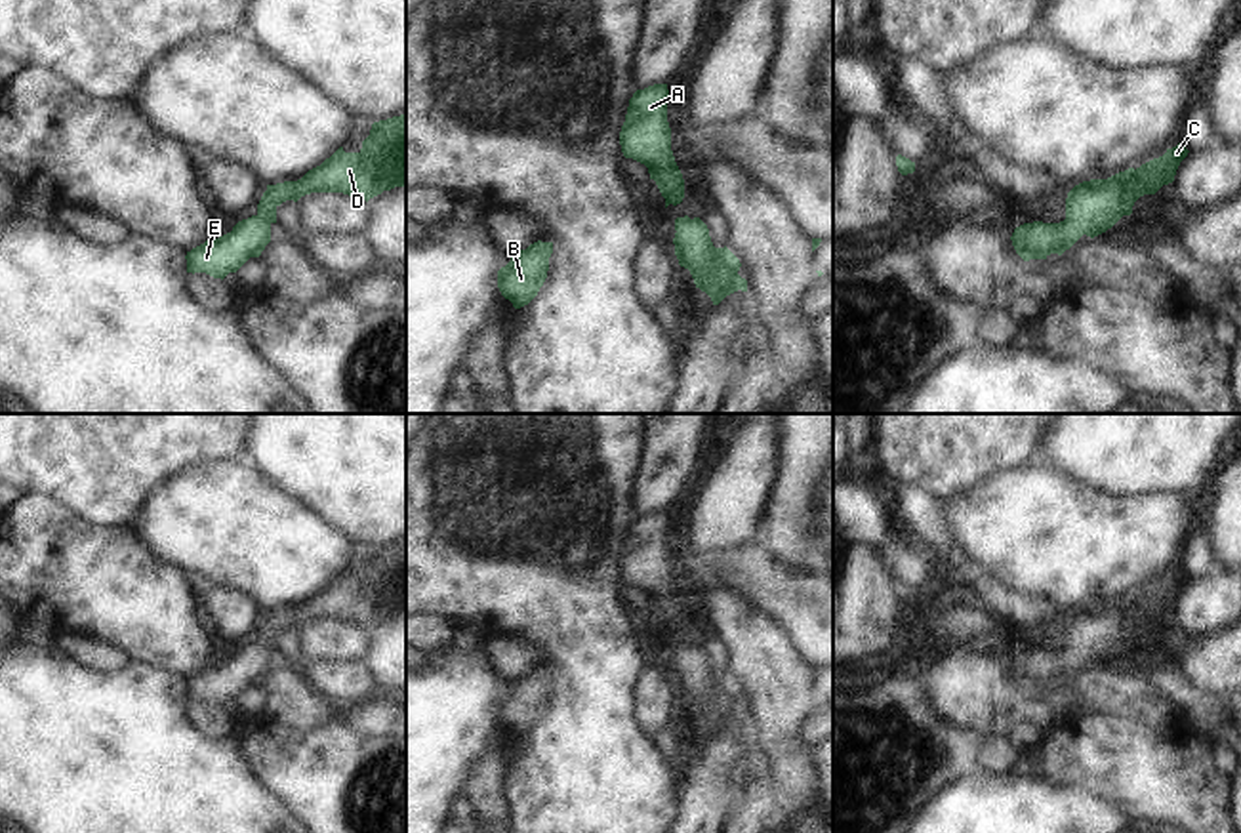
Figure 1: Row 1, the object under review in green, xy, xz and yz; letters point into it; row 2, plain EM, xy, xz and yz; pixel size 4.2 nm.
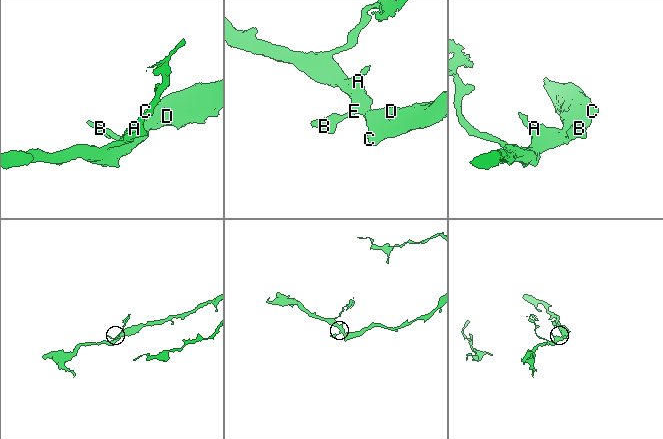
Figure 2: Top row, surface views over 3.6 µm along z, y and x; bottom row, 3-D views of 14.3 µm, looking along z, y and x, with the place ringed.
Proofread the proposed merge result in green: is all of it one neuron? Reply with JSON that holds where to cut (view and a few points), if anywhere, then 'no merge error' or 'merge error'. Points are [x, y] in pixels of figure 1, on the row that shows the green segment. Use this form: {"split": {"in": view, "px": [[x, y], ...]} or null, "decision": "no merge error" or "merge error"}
{"split": null, "decision": "no merge error"}

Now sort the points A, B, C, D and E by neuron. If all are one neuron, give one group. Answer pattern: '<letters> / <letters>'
A B C D E

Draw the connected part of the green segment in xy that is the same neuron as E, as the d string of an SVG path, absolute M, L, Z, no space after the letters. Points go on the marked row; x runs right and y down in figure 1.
M400 114L374 122L358 152L345 152L339 147L301 179L267 185L255 215L238 221L231 233L187 252L187 273L206 273L223 280L250 257L259 257L271 242L276 208L286 200L297 202L311 193L343 193L368 202L383 191L404 185L406 114Z

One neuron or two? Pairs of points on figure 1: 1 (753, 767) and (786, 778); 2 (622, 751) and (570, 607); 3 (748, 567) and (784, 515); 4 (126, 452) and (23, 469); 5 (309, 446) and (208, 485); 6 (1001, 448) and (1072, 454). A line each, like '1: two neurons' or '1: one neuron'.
1: two neurons
2: one neuron
3: two neurons
4: one neuron
5: two neurons
6: two neurons

